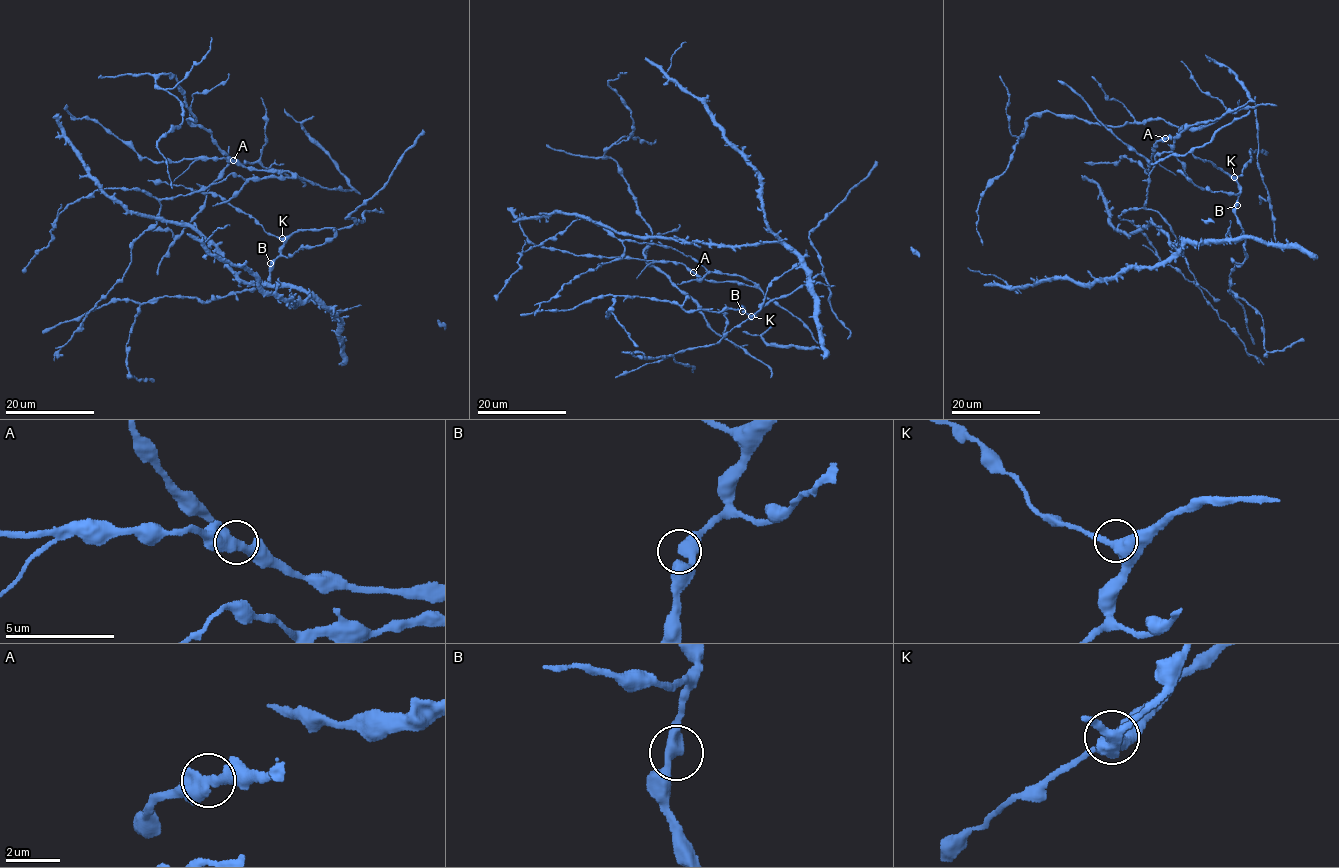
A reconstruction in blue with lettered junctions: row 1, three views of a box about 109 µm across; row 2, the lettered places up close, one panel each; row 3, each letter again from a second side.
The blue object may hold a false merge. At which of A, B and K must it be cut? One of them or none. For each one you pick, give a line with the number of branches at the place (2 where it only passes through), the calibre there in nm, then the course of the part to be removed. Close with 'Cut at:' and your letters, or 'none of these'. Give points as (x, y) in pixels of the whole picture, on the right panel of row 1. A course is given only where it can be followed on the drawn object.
Cut at: none of these

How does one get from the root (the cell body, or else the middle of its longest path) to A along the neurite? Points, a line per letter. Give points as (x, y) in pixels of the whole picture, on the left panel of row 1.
A: (140, 236), (157, 223), (163, 198), (205, 190), (231, 174), (245, 179), (292, 176), (233, 161)

